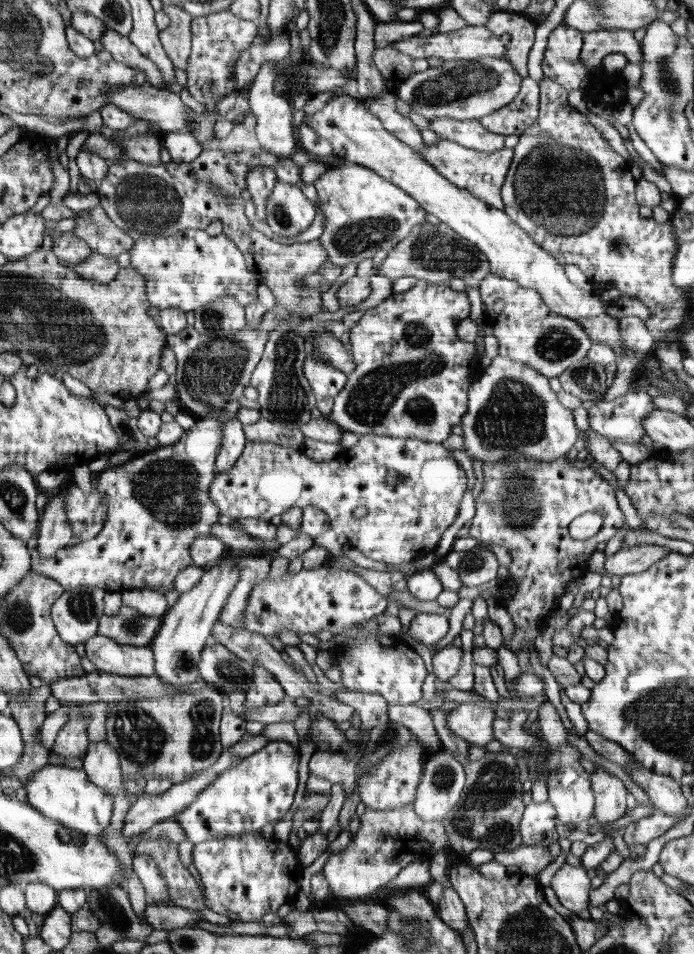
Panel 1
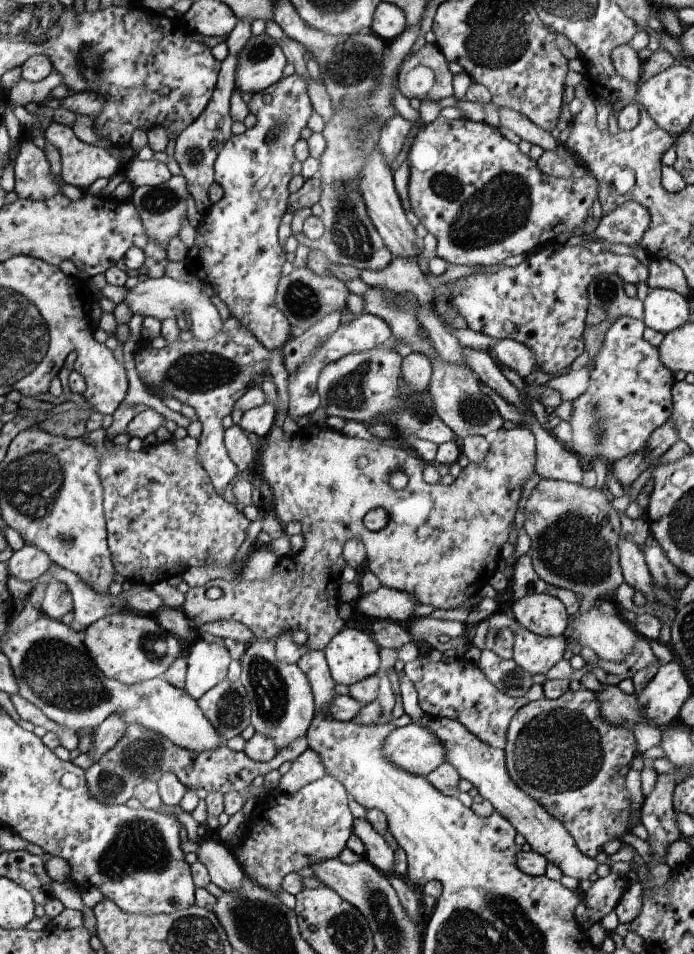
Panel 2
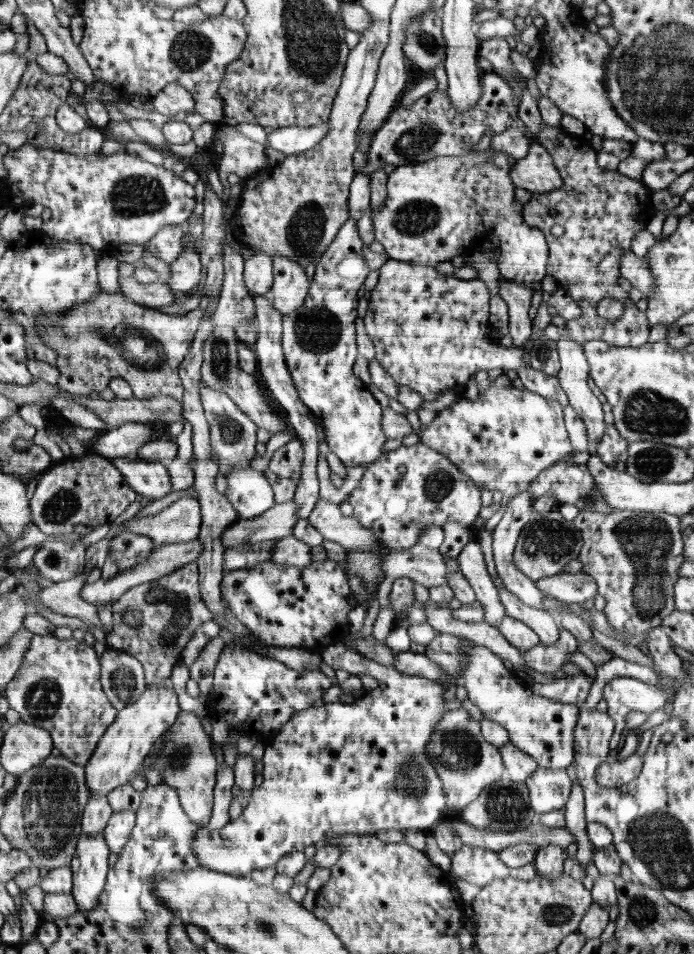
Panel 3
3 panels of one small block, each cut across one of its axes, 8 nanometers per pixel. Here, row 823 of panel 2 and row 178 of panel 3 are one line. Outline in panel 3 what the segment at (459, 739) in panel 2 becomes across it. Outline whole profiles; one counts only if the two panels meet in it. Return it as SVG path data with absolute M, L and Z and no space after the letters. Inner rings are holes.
M538 142L532 143L524 159L515 162L510 174L515 188L530 190L534 194L554 191L564 184L551 154Z

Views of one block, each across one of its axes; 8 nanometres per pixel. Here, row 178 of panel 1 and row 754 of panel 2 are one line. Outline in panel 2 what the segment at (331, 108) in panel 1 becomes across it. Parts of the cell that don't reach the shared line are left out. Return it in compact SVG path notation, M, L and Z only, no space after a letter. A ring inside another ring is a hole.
M418 723L394 729L384 741L383 751L398 766L425 777L447 762L439 735Z

